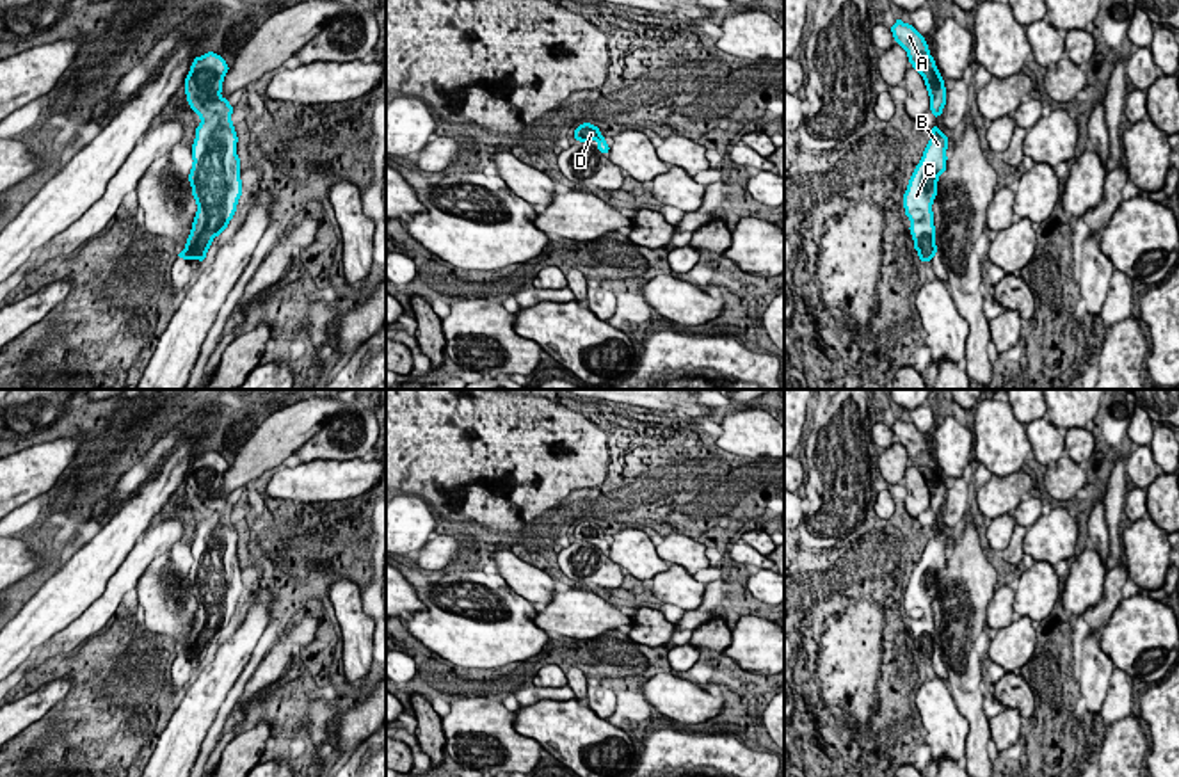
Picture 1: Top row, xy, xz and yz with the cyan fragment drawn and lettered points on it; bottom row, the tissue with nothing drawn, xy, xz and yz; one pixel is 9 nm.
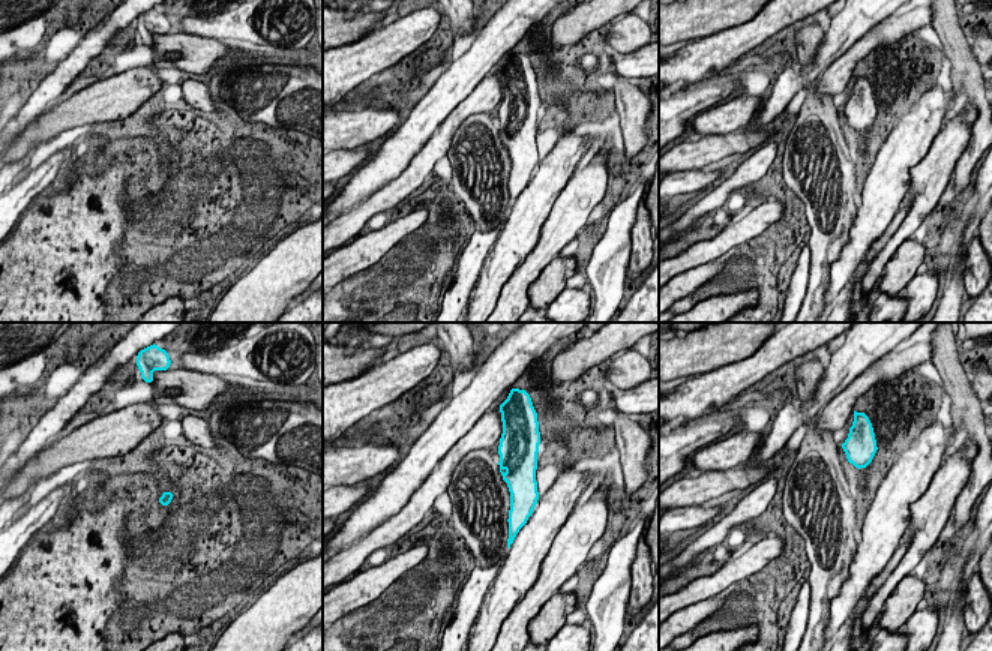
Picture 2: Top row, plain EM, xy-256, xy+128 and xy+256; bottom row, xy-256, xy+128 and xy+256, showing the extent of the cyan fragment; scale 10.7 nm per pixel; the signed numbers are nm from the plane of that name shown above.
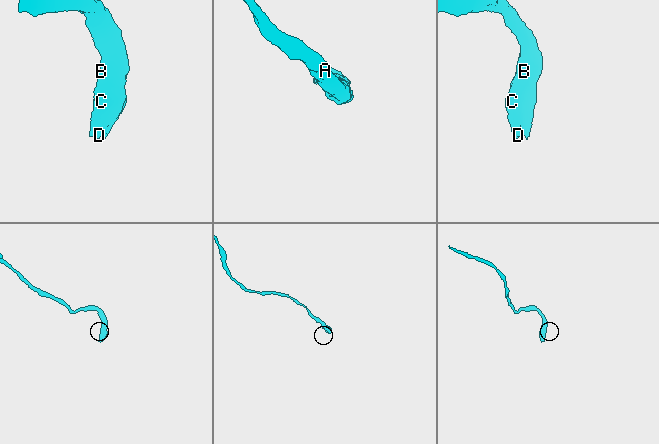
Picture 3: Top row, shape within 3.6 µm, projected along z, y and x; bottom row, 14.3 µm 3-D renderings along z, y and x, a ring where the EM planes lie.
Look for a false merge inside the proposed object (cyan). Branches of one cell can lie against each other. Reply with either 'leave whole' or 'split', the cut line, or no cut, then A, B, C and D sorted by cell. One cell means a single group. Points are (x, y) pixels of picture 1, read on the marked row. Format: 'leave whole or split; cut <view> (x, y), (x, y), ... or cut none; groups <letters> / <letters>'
leave whole; cut none; groups A B C D

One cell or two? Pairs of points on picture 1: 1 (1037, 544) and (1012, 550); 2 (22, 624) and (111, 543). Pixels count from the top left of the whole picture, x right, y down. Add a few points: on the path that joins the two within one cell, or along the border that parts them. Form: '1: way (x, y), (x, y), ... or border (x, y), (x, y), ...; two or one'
1: border (1028, 528), (1023, 539), (1023, 553); two
2: way (45, 612), (91, 566); one

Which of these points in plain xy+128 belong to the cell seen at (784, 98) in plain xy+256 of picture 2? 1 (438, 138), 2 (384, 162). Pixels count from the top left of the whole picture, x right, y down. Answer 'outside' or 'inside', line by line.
1: outside
2: inside

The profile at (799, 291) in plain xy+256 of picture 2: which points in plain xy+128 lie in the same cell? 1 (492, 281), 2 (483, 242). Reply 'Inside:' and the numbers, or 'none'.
Inside: 2

